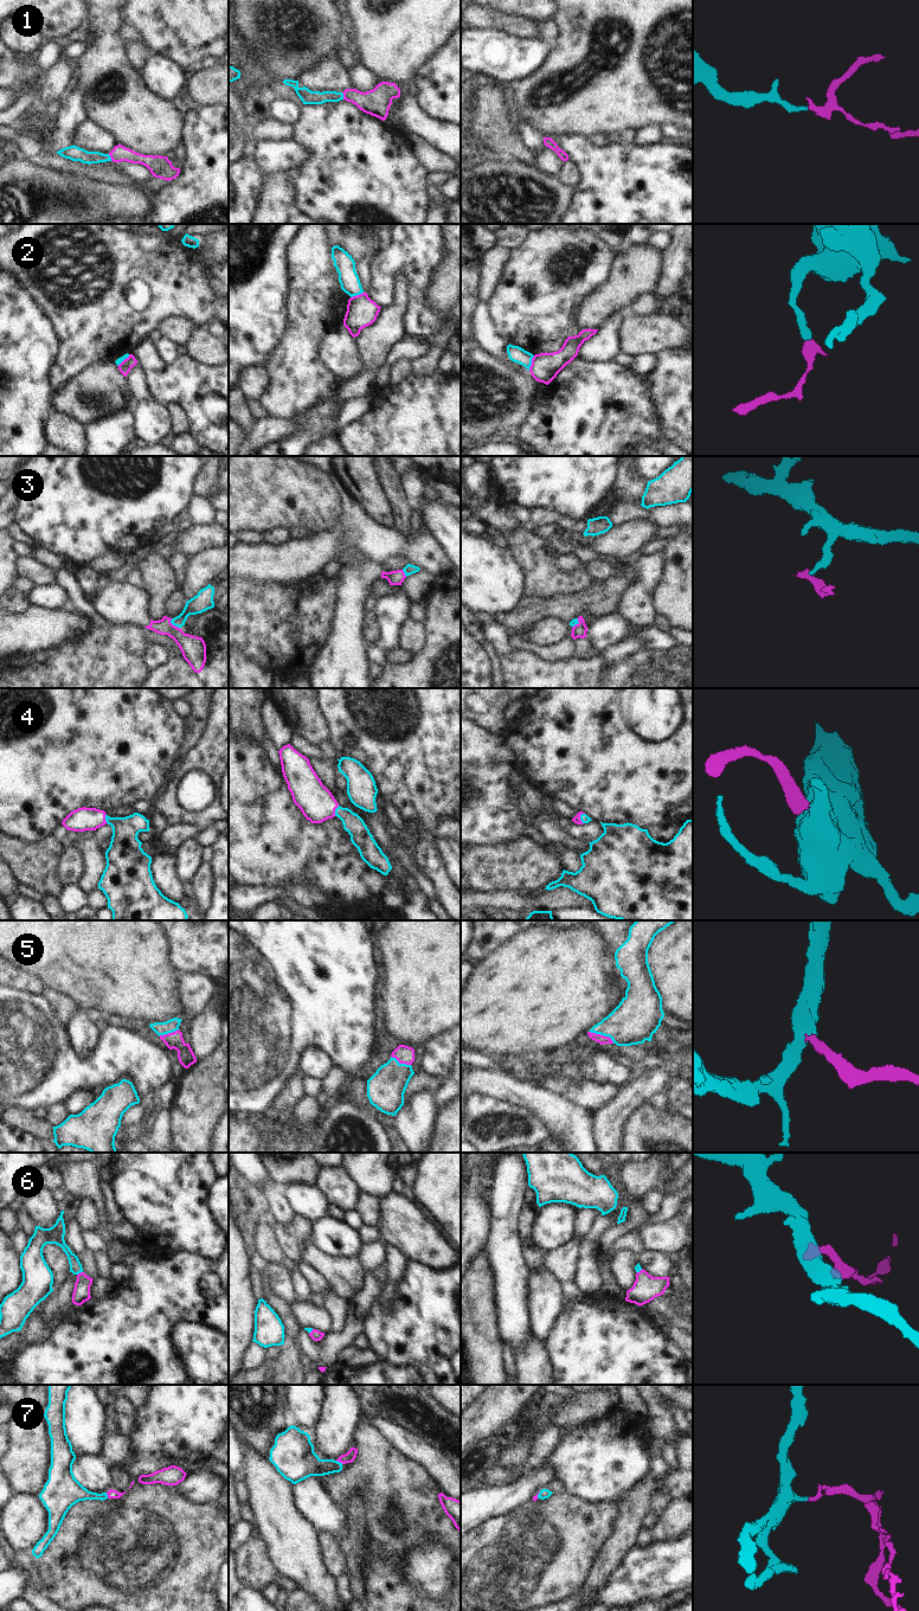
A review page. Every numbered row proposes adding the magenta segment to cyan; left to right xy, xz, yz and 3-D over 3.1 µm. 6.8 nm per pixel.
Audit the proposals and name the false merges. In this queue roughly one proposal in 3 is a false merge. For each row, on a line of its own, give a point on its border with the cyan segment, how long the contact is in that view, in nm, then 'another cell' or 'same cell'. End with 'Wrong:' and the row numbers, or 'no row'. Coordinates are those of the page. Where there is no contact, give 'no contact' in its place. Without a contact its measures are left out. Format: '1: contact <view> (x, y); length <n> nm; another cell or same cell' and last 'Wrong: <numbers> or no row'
1: contact xy (110, 158); length 50 nm; same cell
2: contact yz (531, 363); length 110 nm; another cell
3: contact xy (173, 624); length 90 nm; another cell
4: contact xz (335, 810); length 80 nm; same cell
5: contact yz (602, 1034); length 190 nm; same cell
6: contact xy (79, 1272); length 50 nm; same cell
7: contact xz (339, 1462); length 50 nm; same cell
Wrong: 2, 3

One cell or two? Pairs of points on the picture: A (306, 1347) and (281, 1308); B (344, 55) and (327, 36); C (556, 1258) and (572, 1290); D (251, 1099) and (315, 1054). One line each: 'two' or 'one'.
A: two
B: two
C: one
D: two

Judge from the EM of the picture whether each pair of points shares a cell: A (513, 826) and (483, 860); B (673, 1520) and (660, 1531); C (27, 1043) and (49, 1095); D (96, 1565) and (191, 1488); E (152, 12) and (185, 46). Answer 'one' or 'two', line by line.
A: two
B: one
C: one
D: two
E: one

